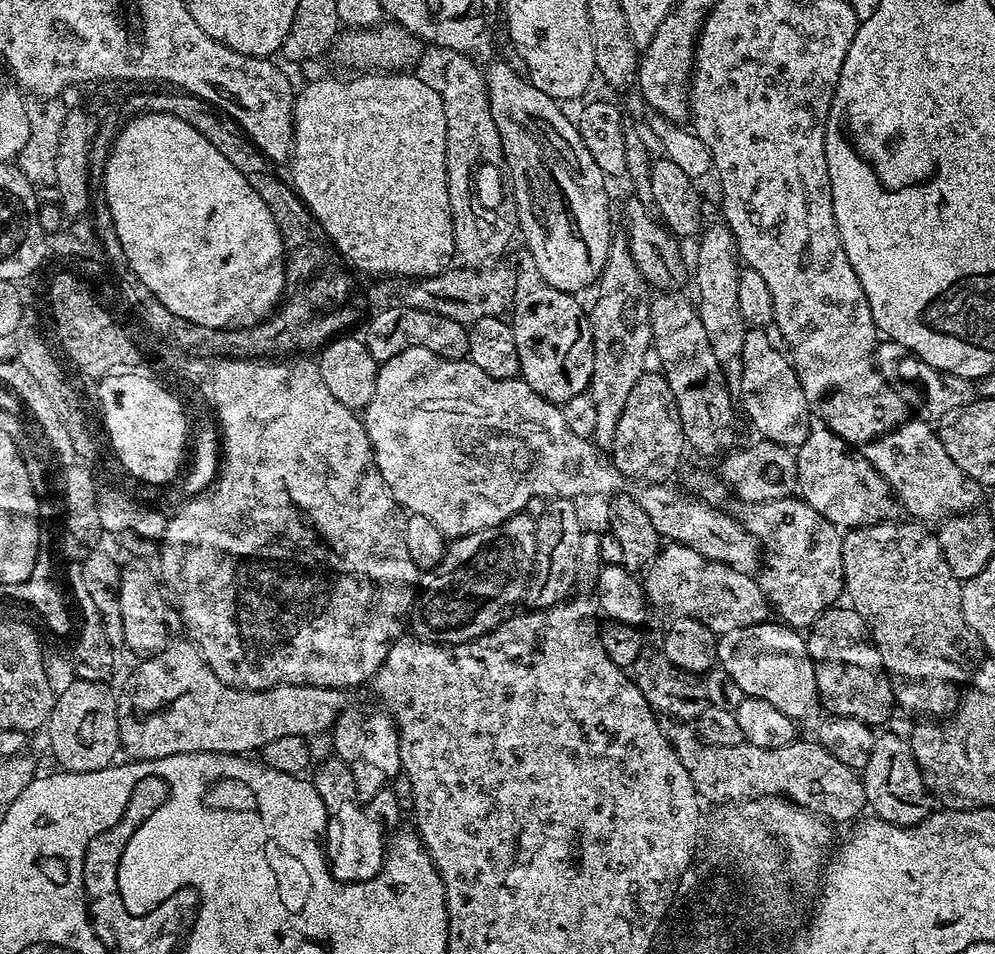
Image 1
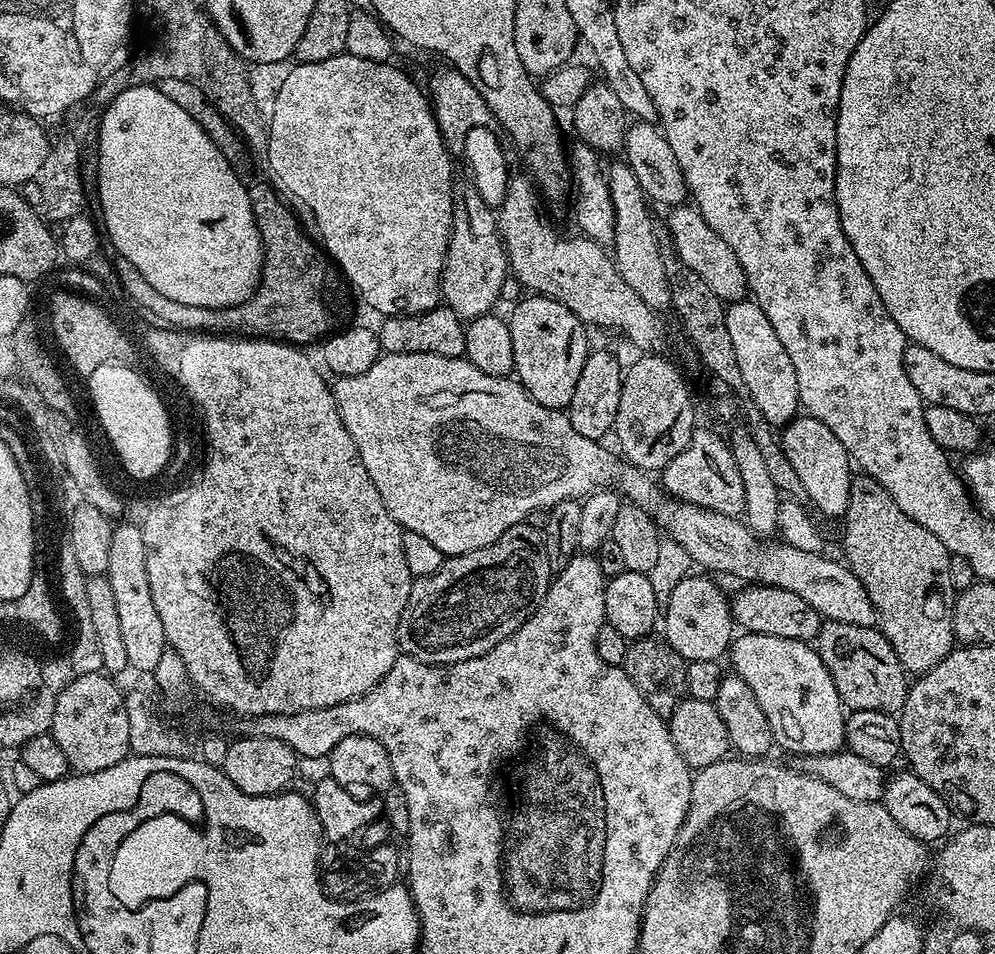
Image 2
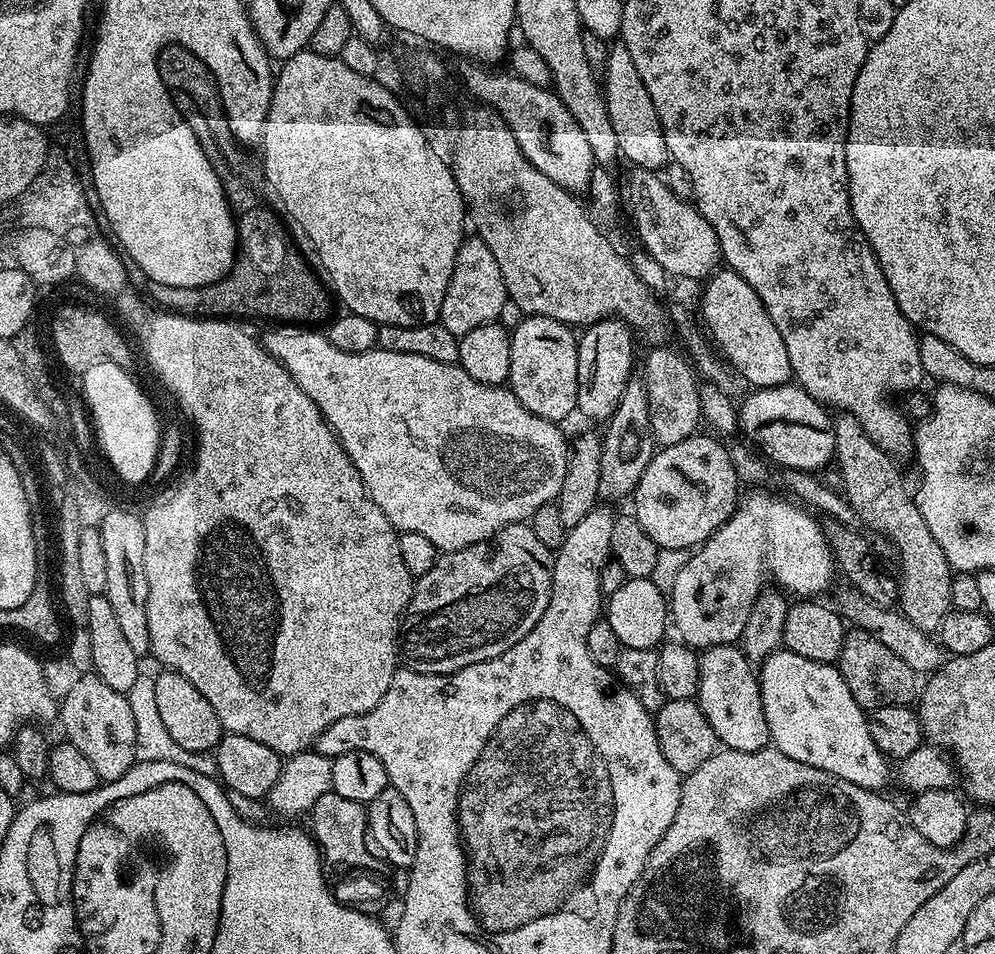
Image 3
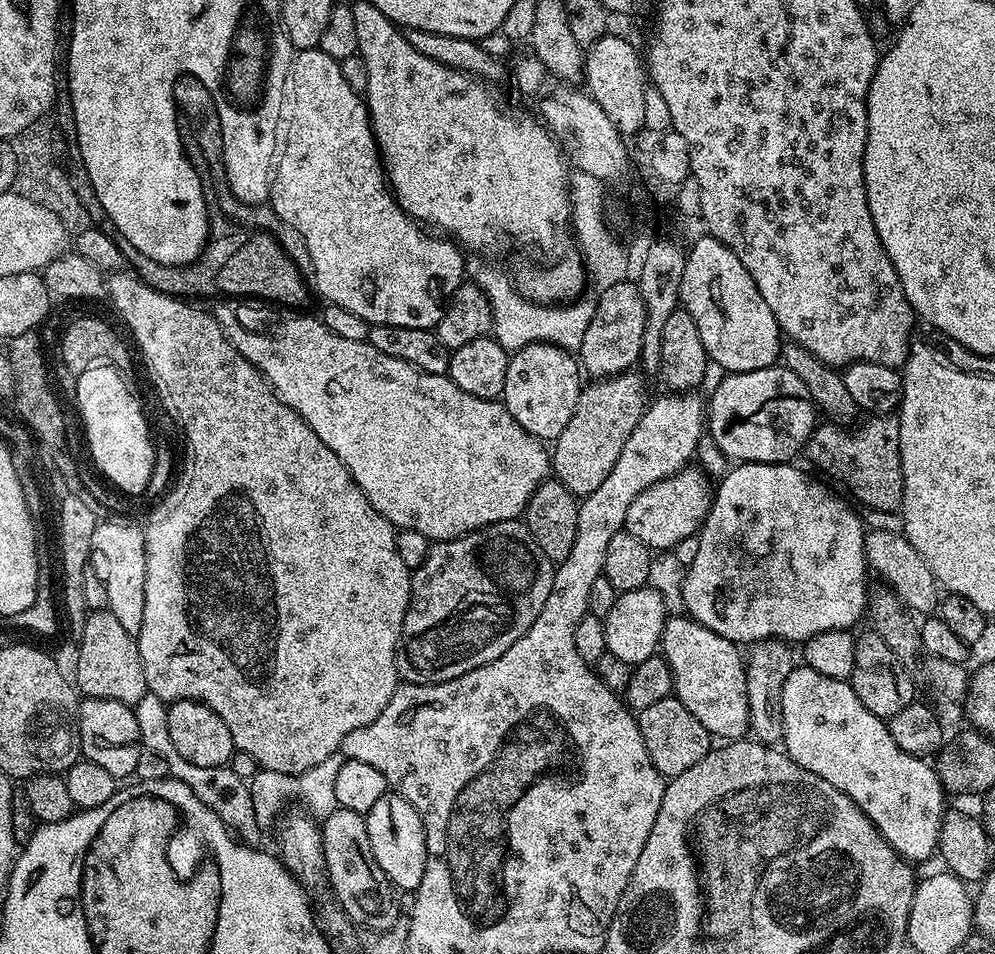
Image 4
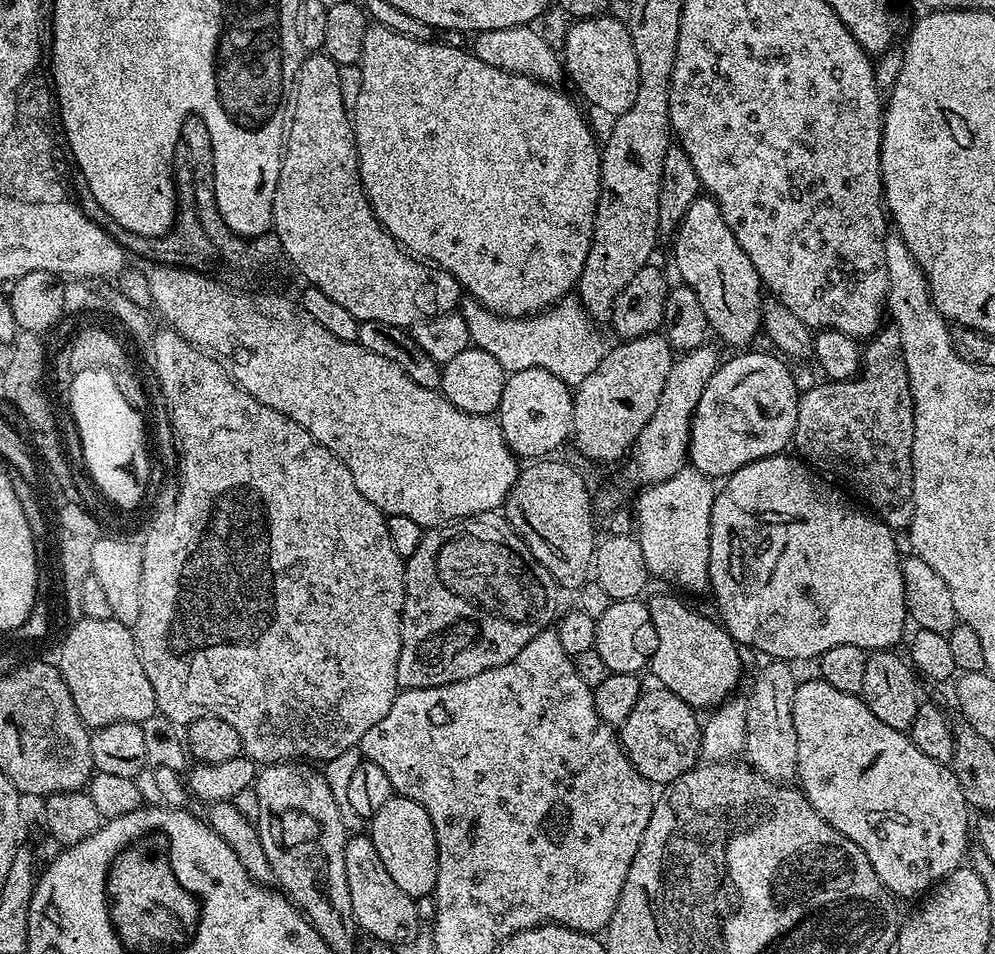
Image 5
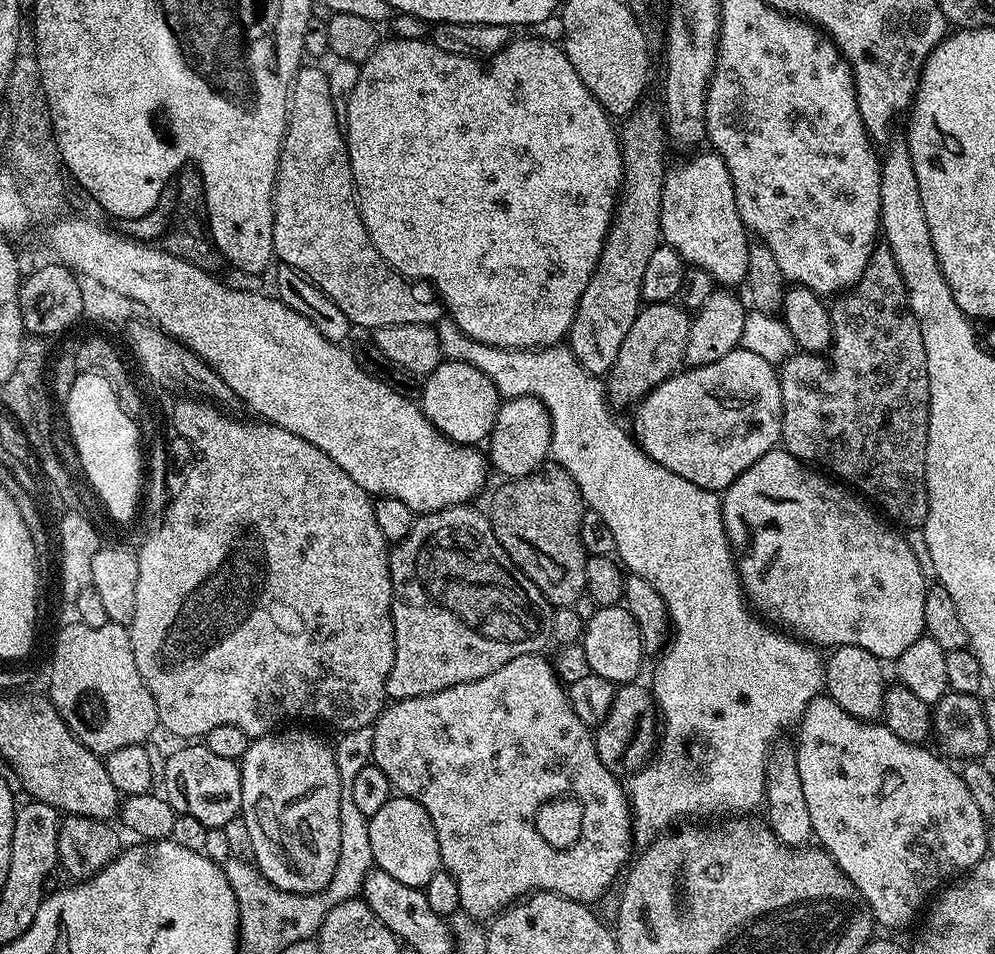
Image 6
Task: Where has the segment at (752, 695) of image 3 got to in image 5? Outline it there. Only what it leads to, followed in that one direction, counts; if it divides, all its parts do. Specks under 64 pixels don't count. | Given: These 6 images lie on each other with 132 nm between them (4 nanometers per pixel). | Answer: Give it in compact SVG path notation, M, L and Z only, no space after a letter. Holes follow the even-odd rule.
M676 596L647 597L650 610L650 622L654 622L654 634L658 634L658 646L650 661L650 672L657 676L659 687L668 688L682 702L697 710L715 710L733 695L732 692L740 682L740 652L735 640L715 619L695 612L688 604L683 604Z

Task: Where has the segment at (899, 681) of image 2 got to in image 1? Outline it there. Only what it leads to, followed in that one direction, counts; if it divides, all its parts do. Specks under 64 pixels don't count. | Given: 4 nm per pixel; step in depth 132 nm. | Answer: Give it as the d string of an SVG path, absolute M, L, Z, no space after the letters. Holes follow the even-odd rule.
M833 606L825 610L807 633L808 653L814 662L814 674L818 682L818 700L825 713L846 718L858 718L873 726L884 724L892 716L896 699L892 693L892 681L882 666L882 658L876 645L870 639L870 633L864 626L864 620L851 606Z

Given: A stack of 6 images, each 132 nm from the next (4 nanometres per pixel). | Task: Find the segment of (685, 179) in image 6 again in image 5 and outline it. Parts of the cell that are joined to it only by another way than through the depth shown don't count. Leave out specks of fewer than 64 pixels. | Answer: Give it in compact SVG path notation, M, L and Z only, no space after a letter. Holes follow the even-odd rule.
M707 194L696 197L695 202L686 210L686 214L680 219L680 227L677 228L674 237L676 243L676 268L680 271L679 279L689 284L698 294L698 302L702 302L702 310L706 310L709 329L724 344L729 344L732 350L744 350L757 335L761 335L760 310L762 307L762 285L758 278L758 270L754 270L754 262L738 246L738 238L726 226L726 218L722 218L722 210L718 210L715 200Z

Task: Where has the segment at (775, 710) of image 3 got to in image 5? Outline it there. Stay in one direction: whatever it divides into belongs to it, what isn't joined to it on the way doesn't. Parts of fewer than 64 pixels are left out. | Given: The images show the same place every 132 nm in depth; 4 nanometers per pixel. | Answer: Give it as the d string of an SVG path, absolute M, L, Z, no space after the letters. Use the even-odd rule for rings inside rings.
M801 679L796 685L792 713L794 734L798 734L799 787L810 806L870 858L874 874L893 897L919 897L965 863L970 852L970 805L951 767L926 758L912 744L908 732L894 730L894 726L874 718L859 695L834 690L825 680Z

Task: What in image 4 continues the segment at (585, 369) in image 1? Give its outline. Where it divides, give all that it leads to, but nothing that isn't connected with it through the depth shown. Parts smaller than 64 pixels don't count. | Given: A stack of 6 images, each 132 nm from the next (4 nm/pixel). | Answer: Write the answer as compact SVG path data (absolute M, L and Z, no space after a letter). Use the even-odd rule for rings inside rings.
M531 344L511 353L506 366L506 386L502 403L509 414L531 436L545 442L554 442L566 430L570 414L578 406L582 387L582 368L569 349L553 344Z

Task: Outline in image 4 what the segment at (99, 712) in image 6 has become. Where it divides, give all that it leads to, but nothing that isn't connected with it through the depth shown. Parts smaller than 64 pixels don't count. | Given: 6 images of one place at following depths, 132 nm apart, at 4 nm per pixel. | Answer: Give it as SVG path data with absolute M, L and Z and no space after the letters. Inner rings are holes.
M92 610L84 617L84 626L78 635L77 670L74 684L85 697L117 700L129 706L135 706L149 693L146 674L142 666L136 637L128 633L118 618L107 610Z

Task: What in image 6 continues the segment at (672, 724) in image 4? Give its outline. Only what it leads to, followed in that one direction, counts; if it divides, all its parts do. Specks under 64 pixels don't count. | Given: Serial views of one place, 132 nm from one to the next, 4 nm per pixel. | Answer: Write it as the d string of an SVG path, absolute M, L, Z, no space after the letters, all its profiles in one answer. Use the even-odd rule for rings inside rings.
M640 682L621 684L614 694L610 714L595 729L594 739L598 758L617 774L631 774L644 767L654 752L658 740L658 709L652 699L651 691Z

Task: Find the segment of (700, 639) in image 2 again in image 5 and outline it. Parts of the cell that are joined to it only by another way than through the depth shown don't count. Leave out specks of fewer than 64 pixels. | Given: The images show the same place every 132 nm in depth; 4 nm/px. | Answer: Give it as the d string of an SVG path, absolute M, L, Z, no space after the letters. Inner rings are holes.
M781 454L779 456L767 456L761 460L755 460L750 462L746 466L742 466L737 472L732 473L723 481L724 485L719 485L716 501L712 507L712 513L710 514L710 562L708 563L708 587L710 589L710 596L716 599L716 608L720 611L718 615L719 623L722 625L728 633L731 634L732 639L736 641L737 645L745 646L744 644L753 644L760 652L765 652L765 657L774 660L787 660L789 662L797 662L796 660L812 660L815 661L826 650L830 650L834 646L858 646L865 650L888 650L904 636L904 623L909 623L909 615L907 610L907 598L904 597L904 582L903 582L903 570L901 568L902 553L896 549L896 540L894 537L893 529L889 528L883 520L877 518L871 511L865 510L863 507L855 508L846 497L840 492L835 492L831 488L831 483L823 484L814 475L813 469L809 465L805 464L803 460L797 458L792 454Z

